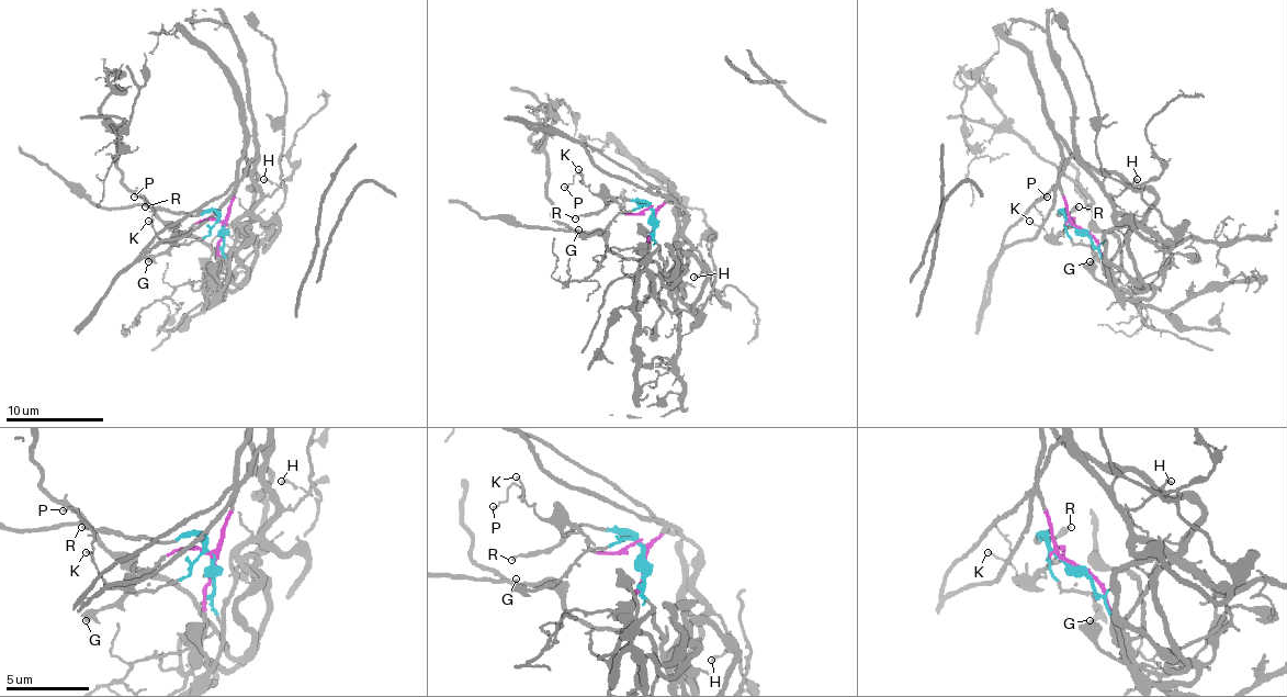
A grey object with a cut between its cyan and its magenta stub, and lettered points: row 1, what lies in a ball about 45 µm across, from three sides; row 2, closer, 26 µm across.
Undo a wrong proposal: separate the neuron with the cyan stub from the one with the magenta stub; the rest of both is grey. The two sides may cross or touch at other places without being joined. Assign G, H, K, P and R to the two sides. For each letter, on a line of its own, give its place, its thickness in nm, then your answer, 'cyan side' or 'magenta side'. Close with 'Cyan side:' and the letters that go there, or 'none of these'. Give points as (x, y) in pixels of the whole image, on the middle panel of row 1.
G: (578, 229) | 280 nm | cyan side
H: (693, 277) | 150 nm | cyan side
K: (578, 169) | 100 nm | magenta side
P: (564, 187) | 100 nm | magenta side
R: (575, 218) | 90 nm | cyan side
Cyan side: G, H, R

